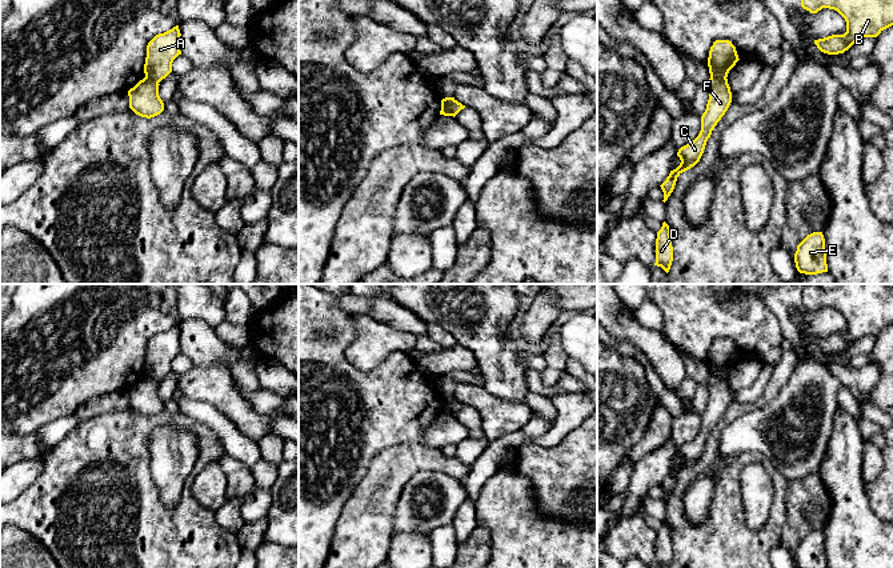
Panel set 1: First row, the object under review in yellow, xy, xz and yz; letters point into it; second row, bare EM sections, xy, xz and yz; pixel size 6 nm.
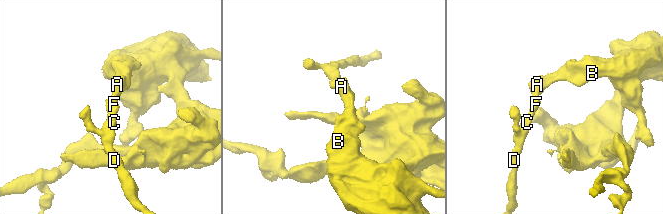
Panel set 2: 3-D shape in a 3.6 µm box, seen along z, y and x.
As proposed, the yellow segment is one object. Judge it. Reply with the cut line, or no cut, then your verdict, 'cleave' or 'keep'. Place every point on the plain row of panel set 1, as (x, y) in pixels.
xz (455, 399), (449, 414) | cleave

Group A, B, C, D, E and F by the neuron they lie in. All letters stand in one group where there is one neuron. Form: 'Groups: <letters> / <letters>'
Groups: A B E / C D F

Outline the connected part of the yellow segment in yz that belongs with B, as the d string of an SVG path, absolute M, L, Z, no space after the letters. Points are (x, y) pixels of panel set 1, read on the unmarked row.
M802 284L801 305L810 312L834 308L845 317L844 333L814 339L817 347L828 353L844 352L858 339L877 336L893 324L893 287L885 284L841 284L834 289Z

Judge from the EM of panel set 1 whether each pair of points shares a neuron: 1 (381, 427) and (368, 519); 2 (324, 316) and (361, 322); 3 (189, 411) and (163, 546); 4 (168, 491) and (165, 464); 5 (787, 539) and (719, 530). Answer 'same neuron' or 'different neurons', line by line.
1: different neurons
2: different neurons
3: different neurons
4: same neuron
5: different neurons

